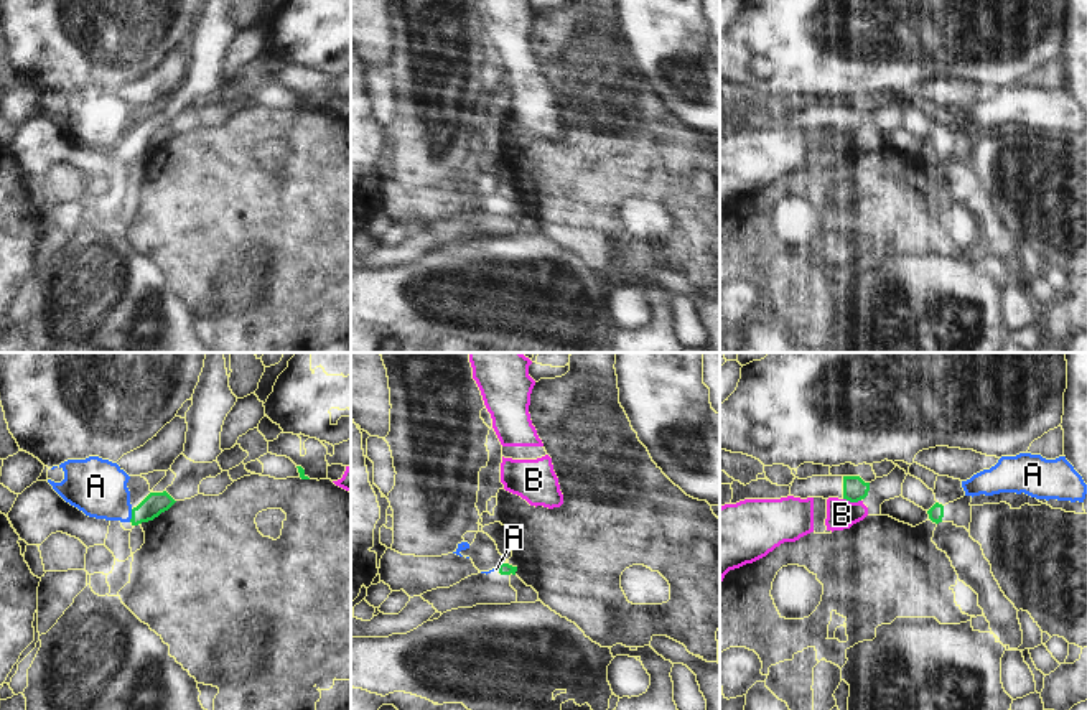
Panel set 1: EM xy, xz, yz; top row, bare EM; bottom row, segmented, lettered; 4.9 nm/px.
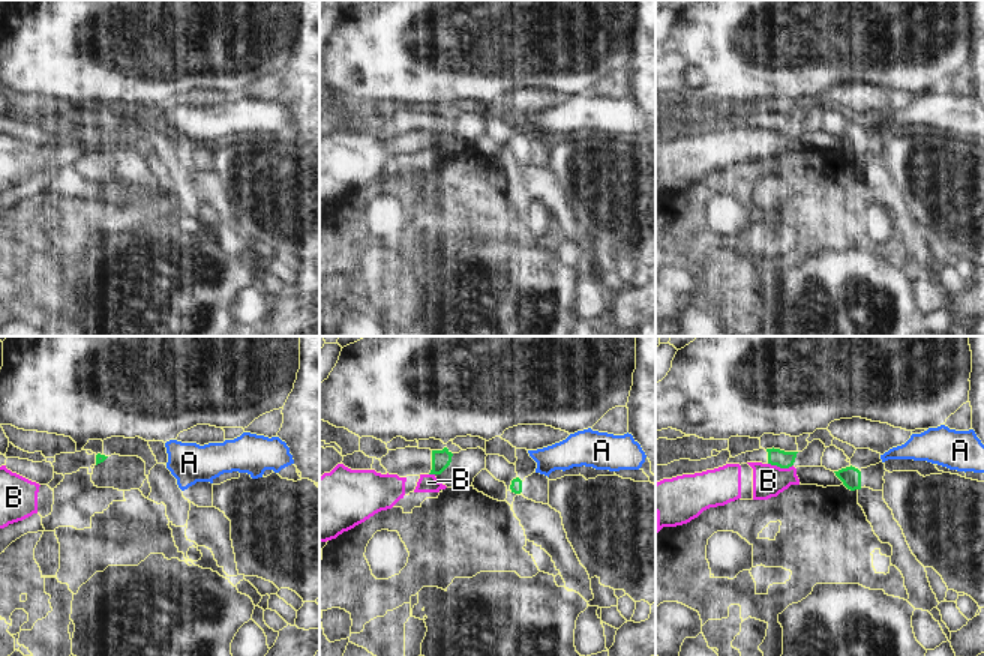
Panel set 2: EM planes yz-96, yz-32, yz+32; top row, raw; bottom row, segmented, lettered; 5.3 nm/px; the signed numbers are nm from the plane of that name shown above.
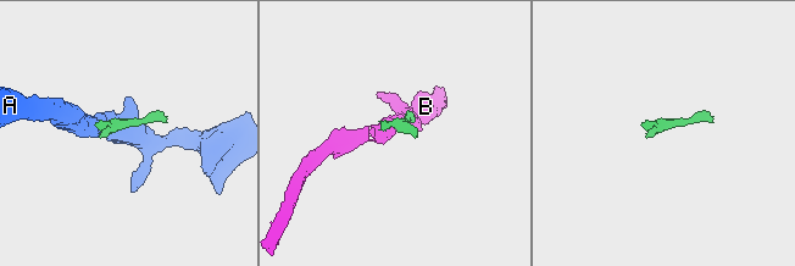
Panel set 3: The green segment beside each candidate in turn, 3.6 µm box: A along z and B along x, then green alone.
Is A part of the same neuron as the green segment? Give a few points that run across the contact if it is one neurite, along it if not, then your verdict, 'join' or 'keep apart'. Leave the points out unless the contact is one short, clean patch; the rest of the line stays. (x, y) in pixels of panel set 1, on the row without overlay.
line xy (132, 140), (129, 152); keep apart

